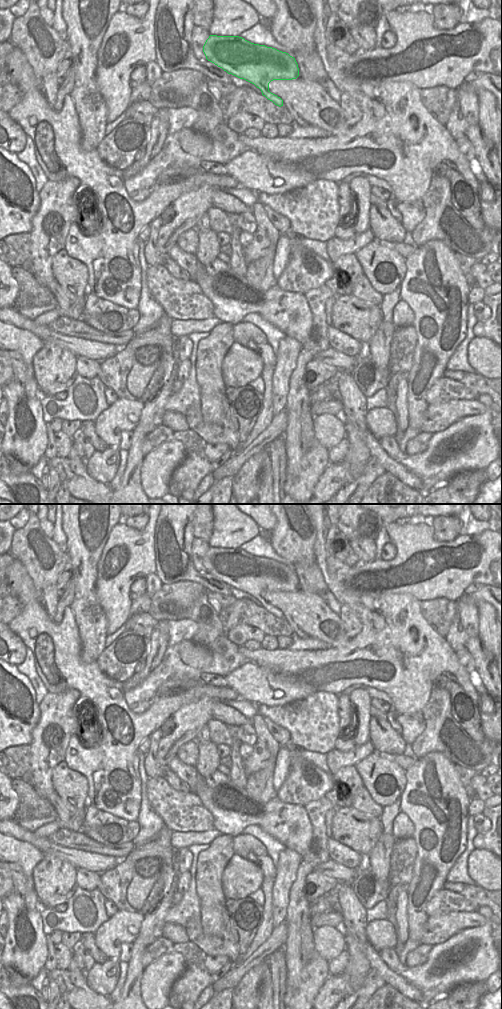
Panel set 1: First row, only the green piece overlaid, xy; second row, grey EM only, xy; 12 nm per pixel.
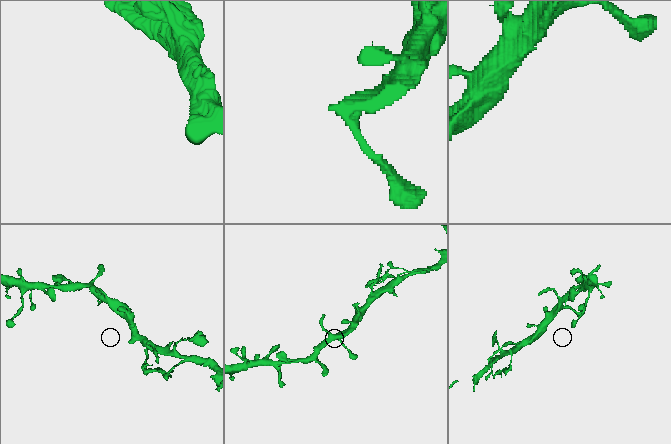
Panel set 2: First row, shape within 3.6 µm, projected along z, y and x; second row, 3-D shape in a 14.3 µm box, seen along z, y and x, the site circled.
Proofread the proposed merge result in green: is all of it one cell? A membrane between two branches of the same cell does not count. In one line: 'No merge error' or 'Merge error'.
No merge error.

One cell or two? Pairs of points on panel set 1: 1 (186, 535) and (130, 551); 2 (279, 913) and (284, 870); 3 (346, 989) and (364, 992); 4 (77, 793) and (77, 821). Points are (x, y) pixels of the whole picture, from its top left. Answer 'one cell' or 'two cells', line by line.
1: two cells
2: one cell
3: two cells
4: two cells

